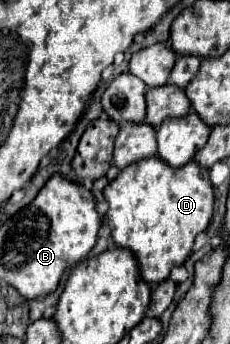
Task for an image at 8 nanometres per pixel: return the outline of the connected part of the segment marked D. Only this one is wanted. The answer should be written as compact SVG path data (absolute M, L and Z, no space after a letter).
M150 157L124 167L114 181L104 189L108 201L108 227L118 247L130 249L138 263L142 277L148 283L162 283L172 267L184 265L194 249L194 241L210 225L214 213L214 185L210 171L196 161L182 167L166 167L162 159Z

